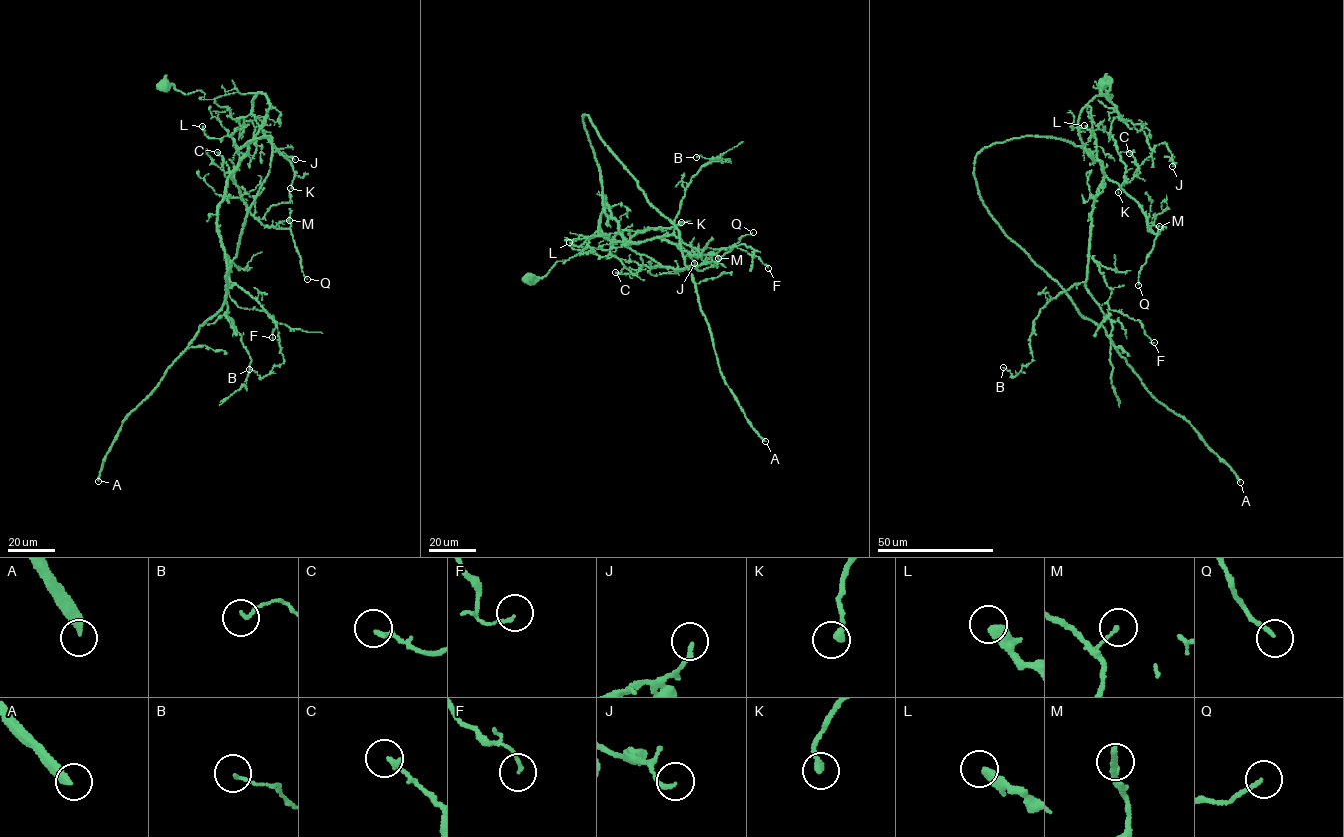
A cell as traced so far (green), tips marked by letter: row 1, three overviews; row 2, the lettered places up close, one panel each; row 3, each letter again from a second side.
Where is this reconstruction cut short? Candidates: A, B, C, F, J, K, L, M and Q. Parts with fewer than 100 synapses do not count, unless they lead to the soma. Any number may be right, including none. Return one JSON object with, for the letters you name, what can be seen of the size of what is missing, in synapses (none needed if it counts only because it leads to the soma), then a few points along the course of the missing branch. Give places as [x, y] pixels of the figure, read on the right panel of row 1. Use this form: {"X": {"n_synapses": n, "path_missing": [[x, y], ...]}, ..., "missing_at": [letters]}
{"A": {"n_synapses": 250}, "missing_at": ["A"]}

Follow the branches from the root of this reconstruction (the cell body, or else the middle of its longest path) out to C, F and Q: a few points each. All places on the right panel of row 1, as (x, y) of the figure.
C: (1102, 85), (1112, 97), (1095, 95), (1078, 121), (1085, 150), (1120, 185), (1137, 171), (1129, 153)
F: (1102, 85), (1112, 97), (1095, 95), (1078, 121), (1103, 176), (1089, 255), (1109, 309), (1154, 342)
Q: (1102, 85), (1109, 83), (1106, 94), (1112, 97), (1095, 95), (1082, 109), (1080, 137), (1159, 234), (1138, 285)

